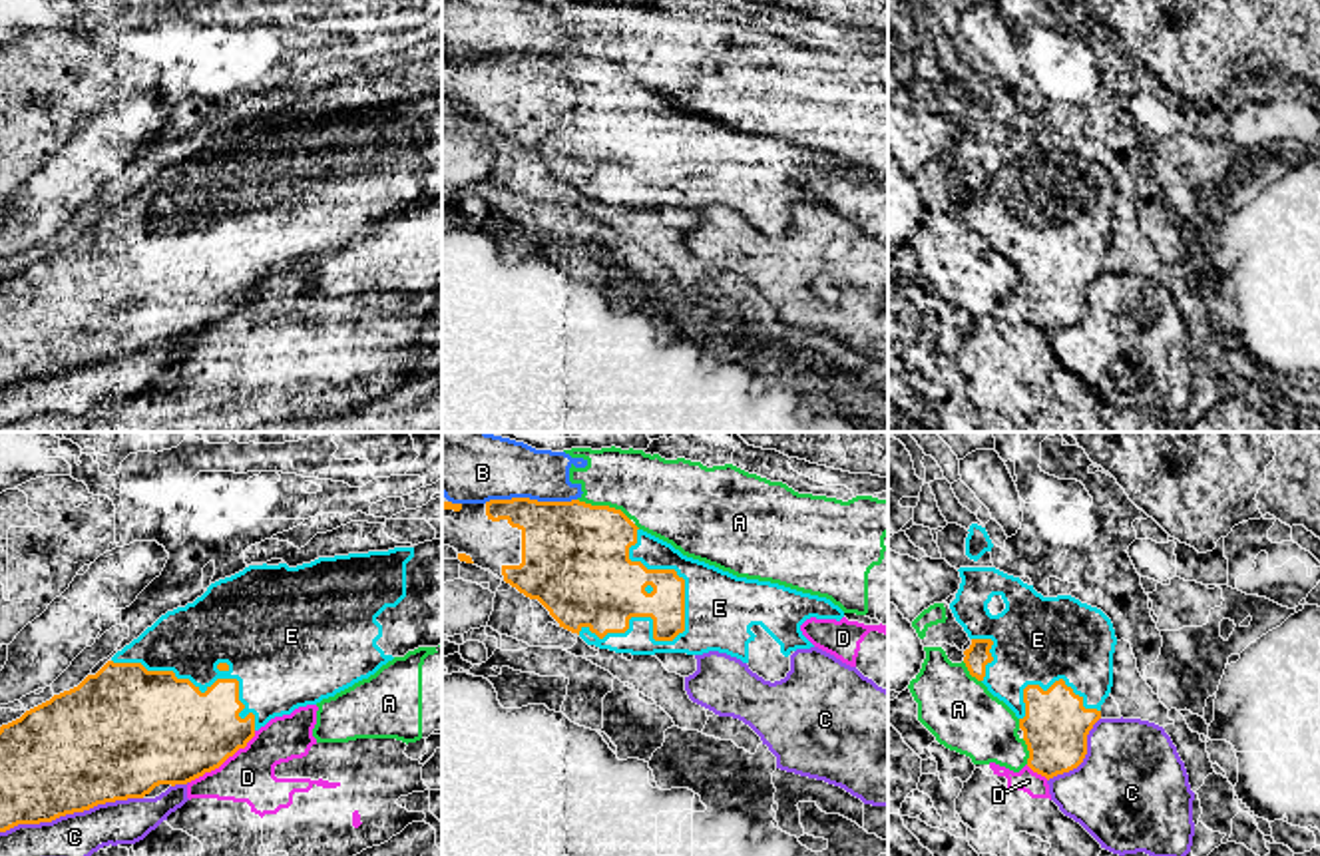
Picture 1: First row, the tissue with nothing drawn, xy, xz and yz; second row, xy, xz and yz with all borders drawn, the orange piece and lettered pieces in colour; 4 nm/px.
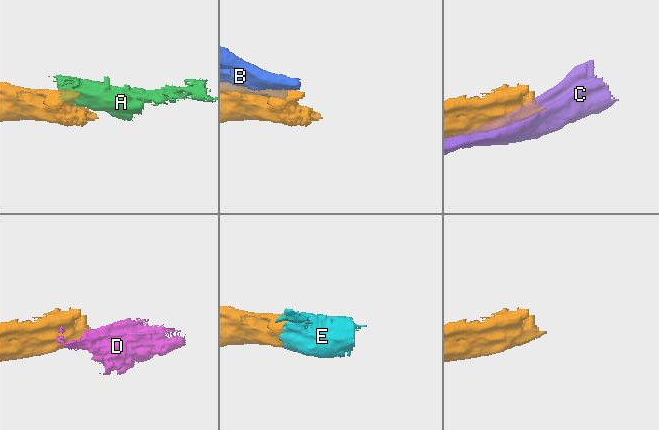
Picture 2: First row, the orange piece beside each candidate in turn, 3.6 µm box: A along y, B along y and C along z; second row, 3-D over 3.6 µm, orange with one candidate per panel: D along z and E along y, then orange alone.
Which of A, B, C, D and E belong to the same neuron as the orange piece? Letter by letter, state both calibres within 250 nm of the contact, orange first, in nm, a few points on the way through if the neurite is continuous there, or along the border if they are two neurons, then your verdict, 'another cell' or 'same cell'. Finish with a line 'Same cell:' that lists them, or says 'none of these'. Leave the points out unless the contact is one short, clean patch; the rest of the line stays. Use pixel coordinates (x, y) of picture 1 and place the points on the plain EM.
A: 440/300 nm | another cell
B: 380/240 nm | another cell
C: 460/190 nm | another cell
D: 420/200 nm | another cell
E: 160/280 nm | same cell
Same cell: E

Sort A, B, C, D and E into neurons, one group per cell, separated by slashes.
A B / C / D / E

